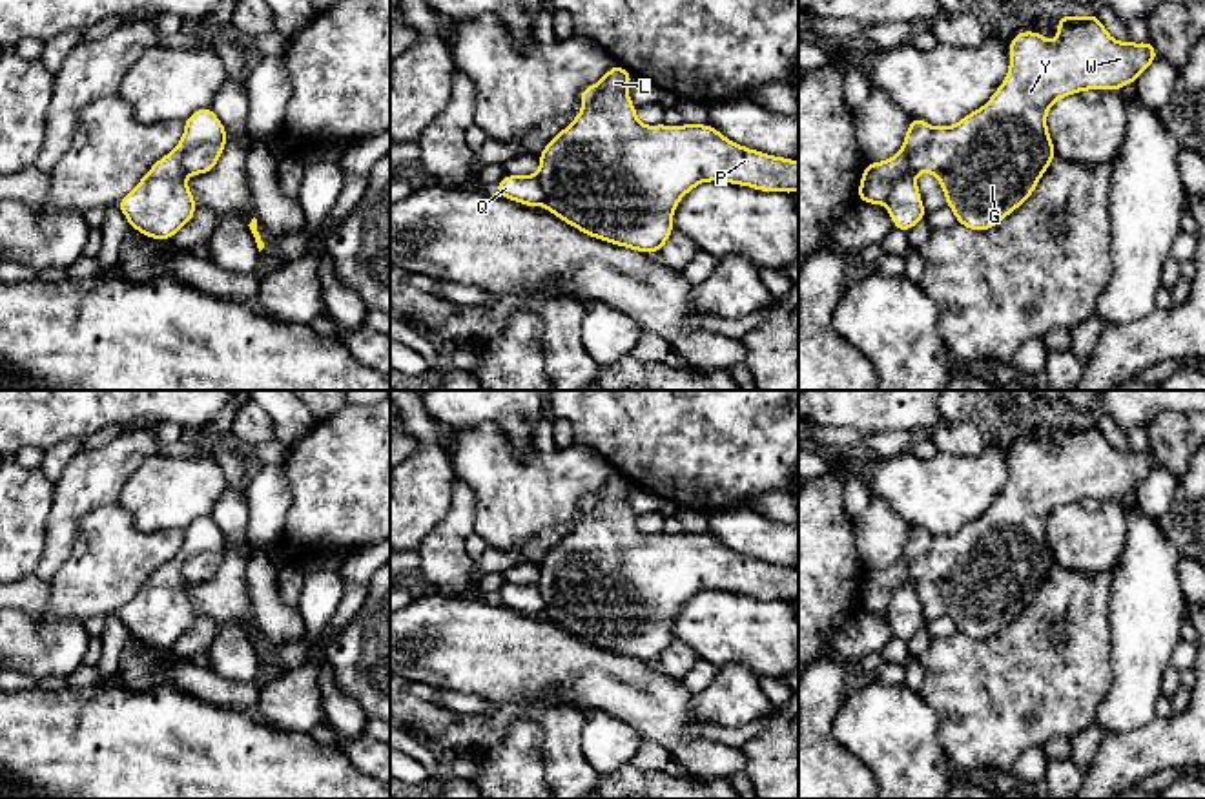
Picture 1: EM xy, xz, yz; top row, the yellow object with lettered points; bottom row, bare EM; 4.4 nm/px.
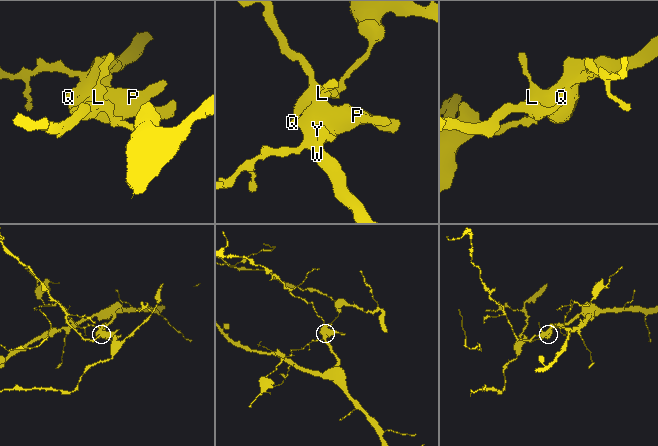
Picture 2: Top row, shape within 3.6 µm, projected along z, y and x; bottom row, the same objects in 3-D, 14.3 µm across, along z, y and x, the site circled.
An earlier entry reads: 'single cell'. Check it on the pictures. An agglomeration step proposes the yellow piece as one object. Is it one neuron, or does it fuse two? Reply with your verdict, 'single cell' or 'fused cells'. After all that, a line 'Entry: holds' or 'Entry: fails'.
fused cells
Entry: fails

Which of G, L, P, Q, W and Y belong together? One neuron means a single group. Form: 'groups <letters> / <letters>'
groups G L P W Y / Q

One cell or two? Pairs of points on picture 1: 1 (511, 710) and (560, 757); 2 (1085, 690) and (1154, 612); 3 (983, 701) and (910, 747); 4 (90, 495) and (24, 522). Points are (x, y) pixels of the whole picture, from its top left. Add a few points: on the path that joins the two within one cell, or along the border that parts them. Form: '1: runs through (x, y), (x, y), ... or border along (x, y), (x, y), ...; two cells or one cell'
1: runs through (529, 712), (536, 712), (560, 739); one cell
2: border along (1109, 619), (1112, 684), (1100, 703); two cells
3: border along (919, 694), (939, 717), (939, 743), (954, 765); two cells
4: border along (55, 484), (46, 544), (41, 553); two cells

